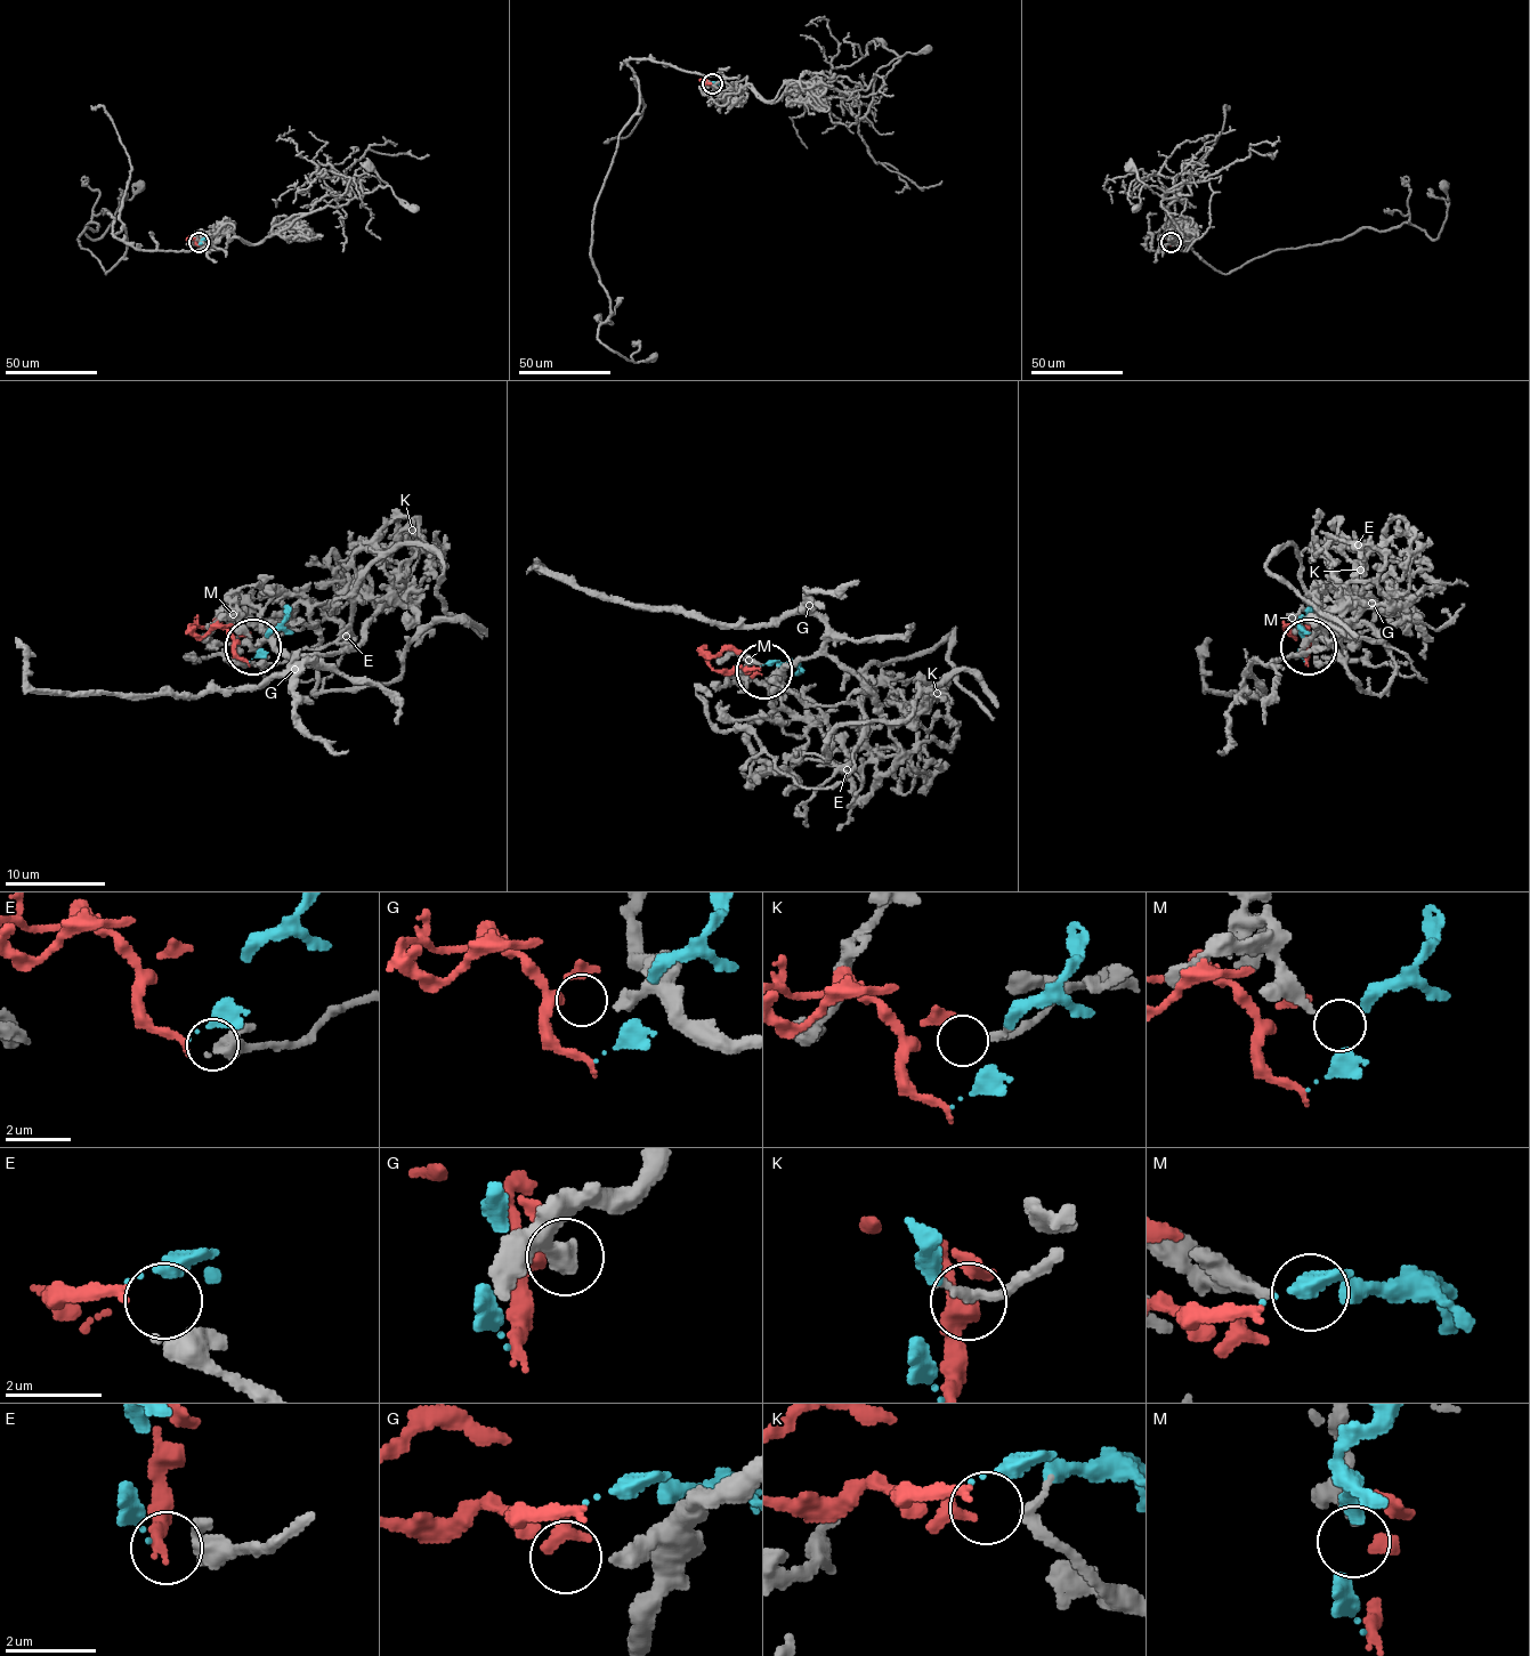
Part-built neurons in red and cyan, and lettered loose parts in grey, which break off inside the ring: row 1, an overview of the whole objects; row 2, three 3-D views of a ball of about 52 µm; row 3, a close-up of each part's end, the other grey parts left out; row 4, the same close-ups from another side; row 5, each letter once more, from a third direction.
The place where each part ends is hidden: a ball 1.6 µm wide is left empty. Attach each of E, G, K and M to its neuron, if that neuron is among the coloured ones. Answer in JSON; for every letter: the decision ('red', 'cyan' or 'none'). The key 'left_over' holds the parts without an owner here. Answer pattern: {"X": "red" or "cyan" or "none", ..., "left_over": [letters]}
{"E": "red", "G": "none", "K": "none", "M": "cyan", "left_over": ["G", "K"]}

